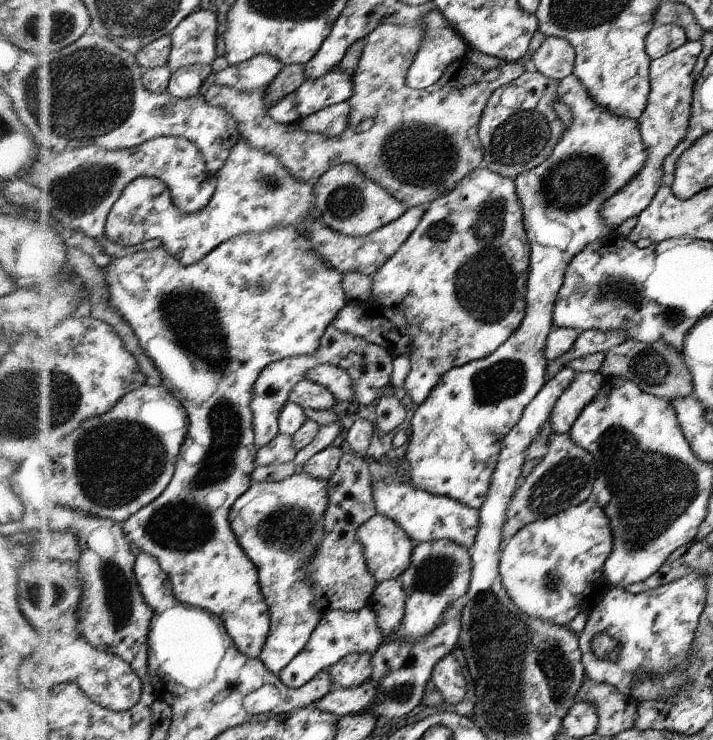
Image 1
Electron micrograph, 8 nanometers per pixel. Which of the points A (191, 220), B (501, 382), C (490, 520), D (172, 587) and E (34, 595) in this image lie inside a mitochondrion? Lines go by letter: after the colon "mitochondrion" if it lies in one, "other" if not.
A: other
B: mitochondrion
C: other
D: other
E: mitochondrion

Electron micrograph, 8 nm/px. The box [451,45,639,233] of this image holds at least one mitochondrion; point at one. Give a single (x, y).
(576, 179)

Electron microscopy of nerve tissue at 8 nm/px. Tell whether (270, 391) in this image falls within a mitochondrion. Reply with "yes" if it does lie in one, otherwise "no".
no

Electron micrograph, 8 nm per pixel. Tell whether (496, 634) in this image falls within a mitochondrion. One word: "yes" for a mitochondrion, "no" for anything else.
yes

